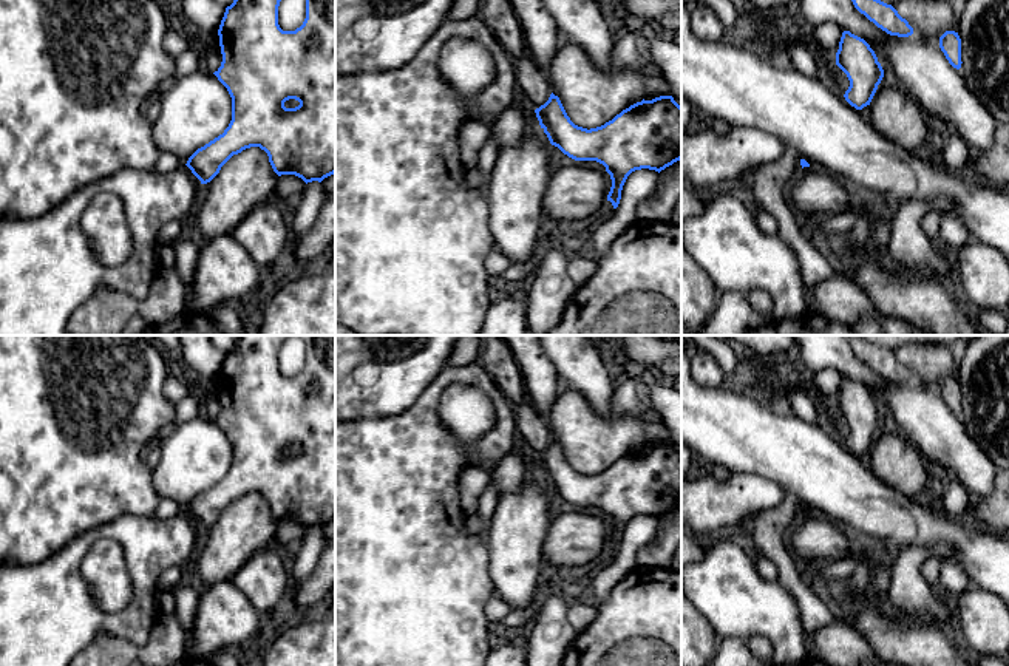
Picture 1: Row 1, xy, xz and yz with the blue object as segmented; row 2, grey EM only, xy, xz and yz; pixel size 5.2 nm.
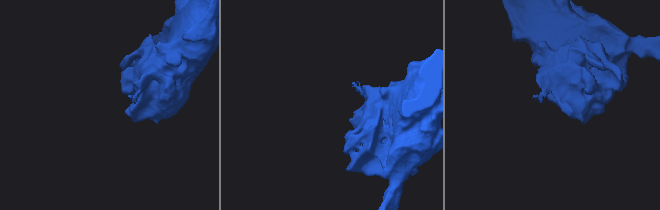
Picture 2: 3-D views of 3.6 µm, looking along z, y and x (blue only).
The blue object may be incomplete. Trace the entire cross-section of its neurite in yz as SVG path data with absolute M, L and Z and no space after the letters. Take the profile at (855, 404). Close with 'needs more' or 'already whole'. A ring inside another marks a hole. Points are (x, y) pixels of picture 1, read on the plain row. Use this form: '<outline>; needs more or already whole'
M844 377L836 399L836 411L850 426L844 440L845 447L856 456L870 451L884 423L884 416L870 391L850 377Z; already whole

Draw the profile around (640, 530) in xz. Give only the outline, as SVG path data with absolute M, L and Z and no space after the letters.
M641 515L632 518L621 536L621 545L613 559L600 572L596 572L587 584L595 593L595 607L604 603L612 589L637 567L637 553L649 544L657 533L658 518Z

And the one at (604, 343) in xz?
M589 335L593 346L604 355L604 358L612 363L612 352L615 349L617 335Z

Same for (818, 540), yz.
M803 513L788 533L788 542L810 566L851 556L851 533L837 522Z

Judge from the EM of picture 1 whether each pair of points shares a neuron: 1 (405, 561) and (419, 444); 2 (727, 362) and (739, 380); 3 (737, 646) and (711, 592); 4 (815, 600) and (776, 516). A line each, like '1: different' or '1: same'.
1: same
2: same
3: different
4: same

